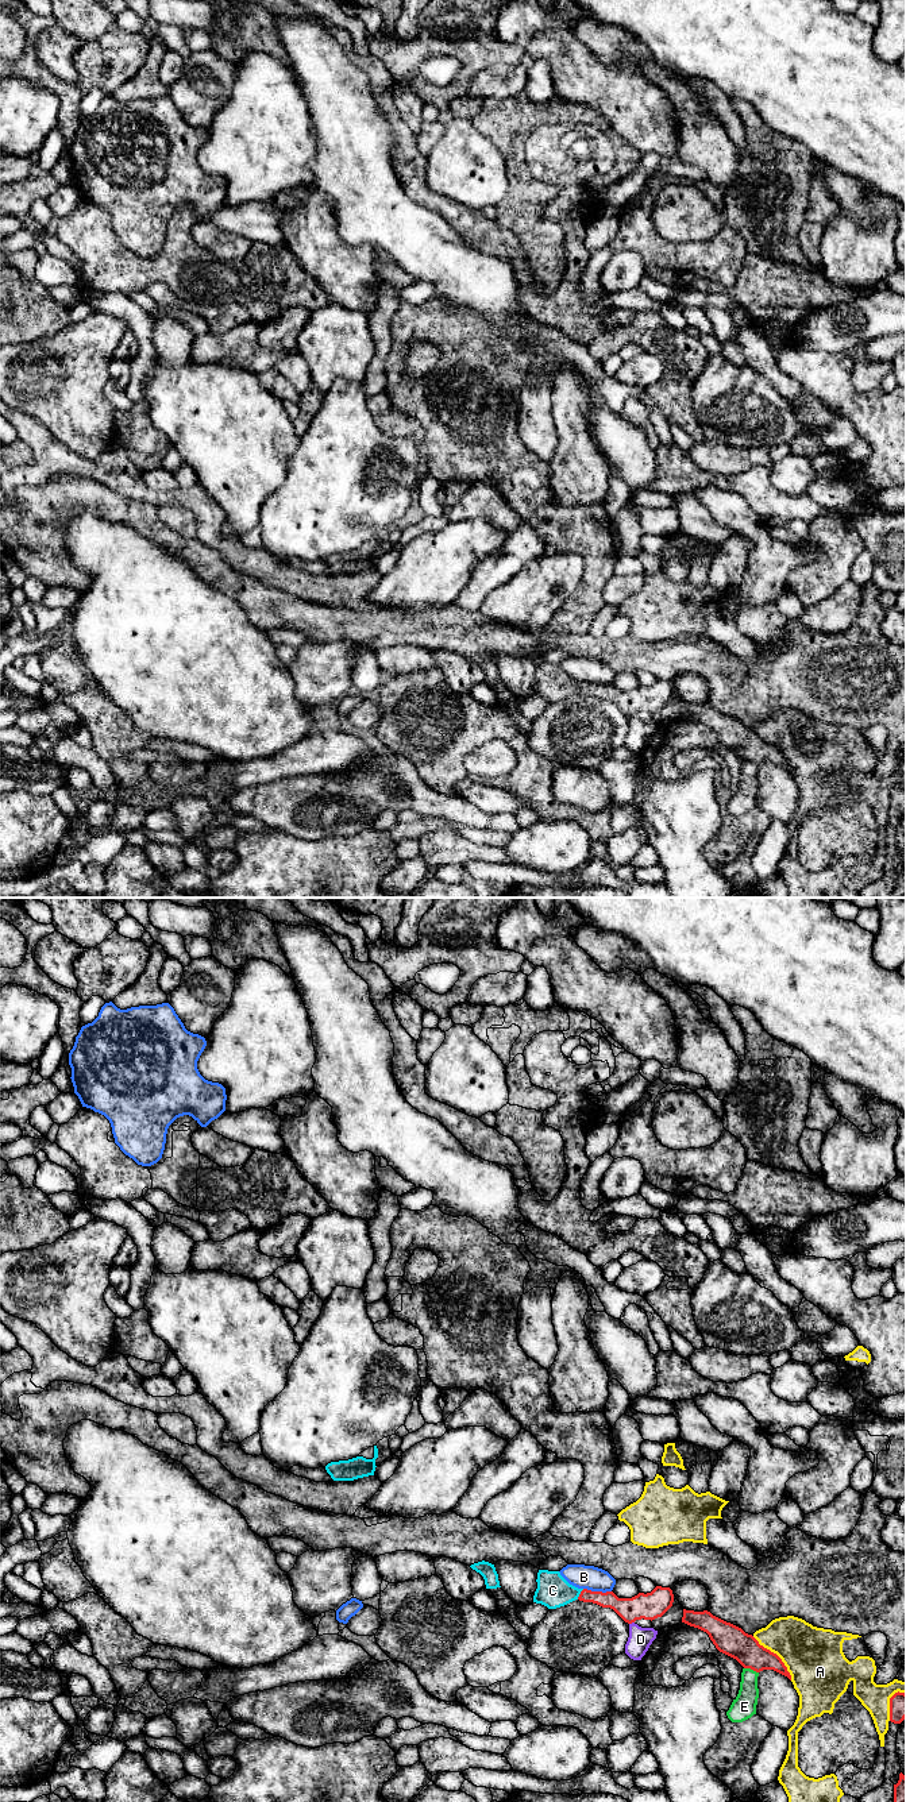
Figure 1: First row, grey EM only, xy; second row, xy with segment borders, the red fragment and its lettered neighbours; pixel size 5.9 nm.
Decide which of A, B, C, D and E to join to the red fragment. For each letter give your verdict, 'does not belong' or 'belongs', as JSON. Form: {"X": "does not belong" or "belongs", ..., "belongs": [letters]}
{"A": "does not belong", "B": "does not belong", "C": "belongs", "D": "does not belong", "E": "does not belong", "belongs": ["C"]}

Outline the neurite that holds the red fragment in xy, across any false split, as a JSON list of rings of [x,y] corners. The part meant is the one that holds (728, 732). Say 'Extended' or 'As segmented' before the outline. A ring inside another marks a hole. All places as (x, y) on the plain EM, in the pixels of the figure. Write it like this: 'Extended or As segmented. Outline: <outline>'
As segmented. Outline: [[[683,702],[682,715],[706,725],[720,745],[736,752],[744,761],[756,765],[774,763],[791,773],[782,752],[760,738],[752,728],[745,726],[741,721],[713,709],[708,703]]]

